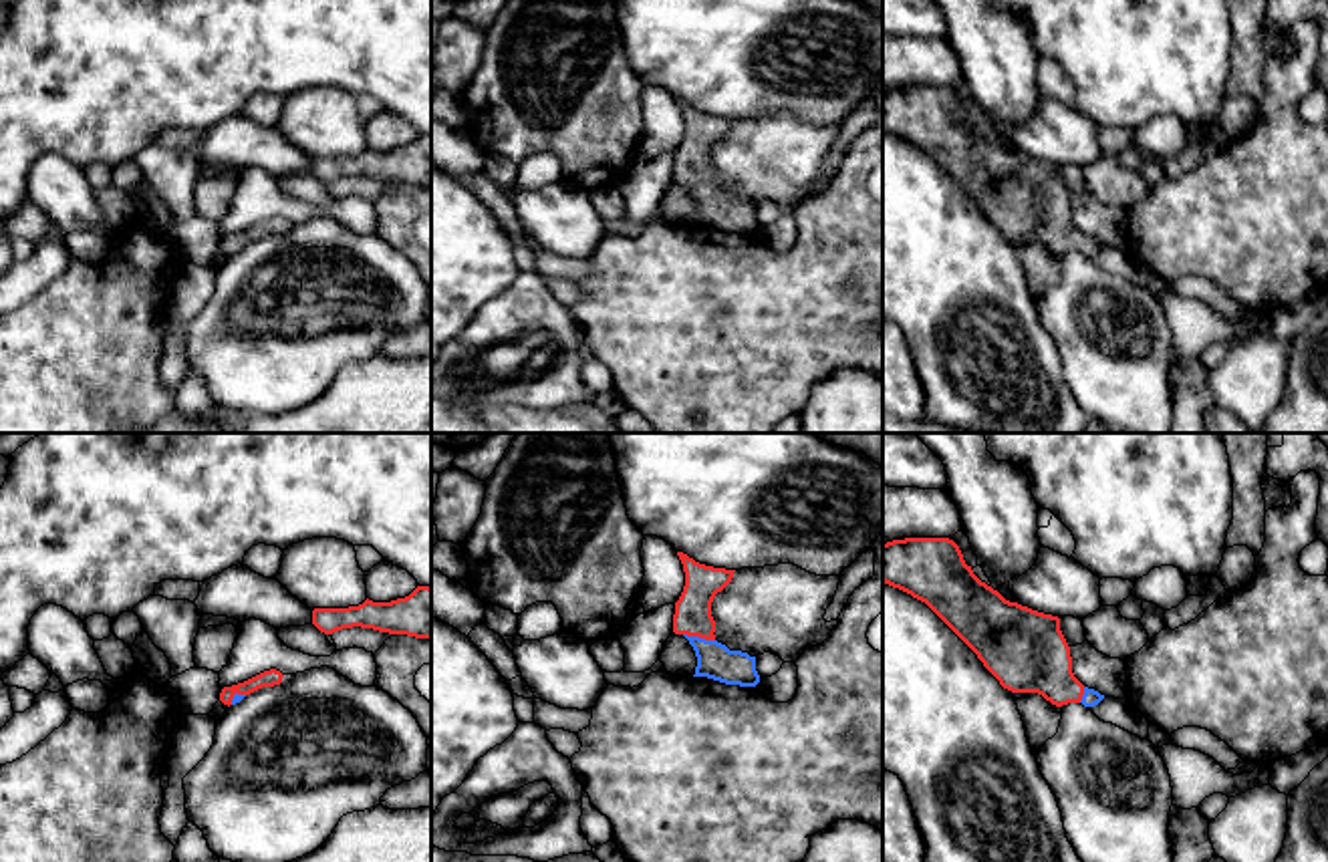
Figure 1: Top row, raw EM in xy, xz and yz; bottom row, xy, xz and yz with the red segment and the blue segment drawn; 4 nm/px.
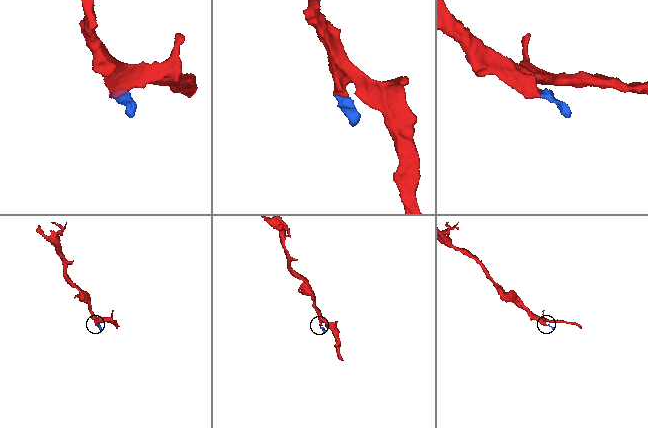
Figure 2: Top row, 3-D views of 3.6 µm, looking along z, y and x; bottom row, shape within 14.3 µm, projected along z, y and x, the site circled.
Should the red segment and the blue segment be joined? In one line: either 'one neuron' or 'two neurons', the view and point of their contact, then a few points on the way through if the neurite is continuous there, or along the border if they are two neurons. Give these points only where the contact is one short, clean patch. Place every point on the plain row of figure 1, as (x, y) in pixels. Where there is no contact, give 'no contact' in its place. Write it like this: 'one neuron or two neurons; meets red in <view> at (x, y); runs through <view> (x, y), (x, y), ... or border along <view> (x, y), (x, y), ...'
one neuron; meets red in xz at (700, 186); runs through xz (692, 166), (700, 186), (716, 210)

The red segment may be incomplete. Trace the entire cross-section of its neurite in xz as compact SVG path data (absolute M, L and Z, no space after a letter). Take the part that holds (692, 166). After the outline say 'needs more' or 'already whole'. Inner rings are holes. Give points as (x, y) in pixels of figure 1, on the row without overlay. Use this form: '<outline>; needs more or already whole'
M677 101L677 105L683 113L685 135L675 151L673 181L683 183L695 199L697 216L693 226L756 236L760 232L756 205L729 199L713 183L711 151L732 131L736 119L699 113L683 101Z; needs more

